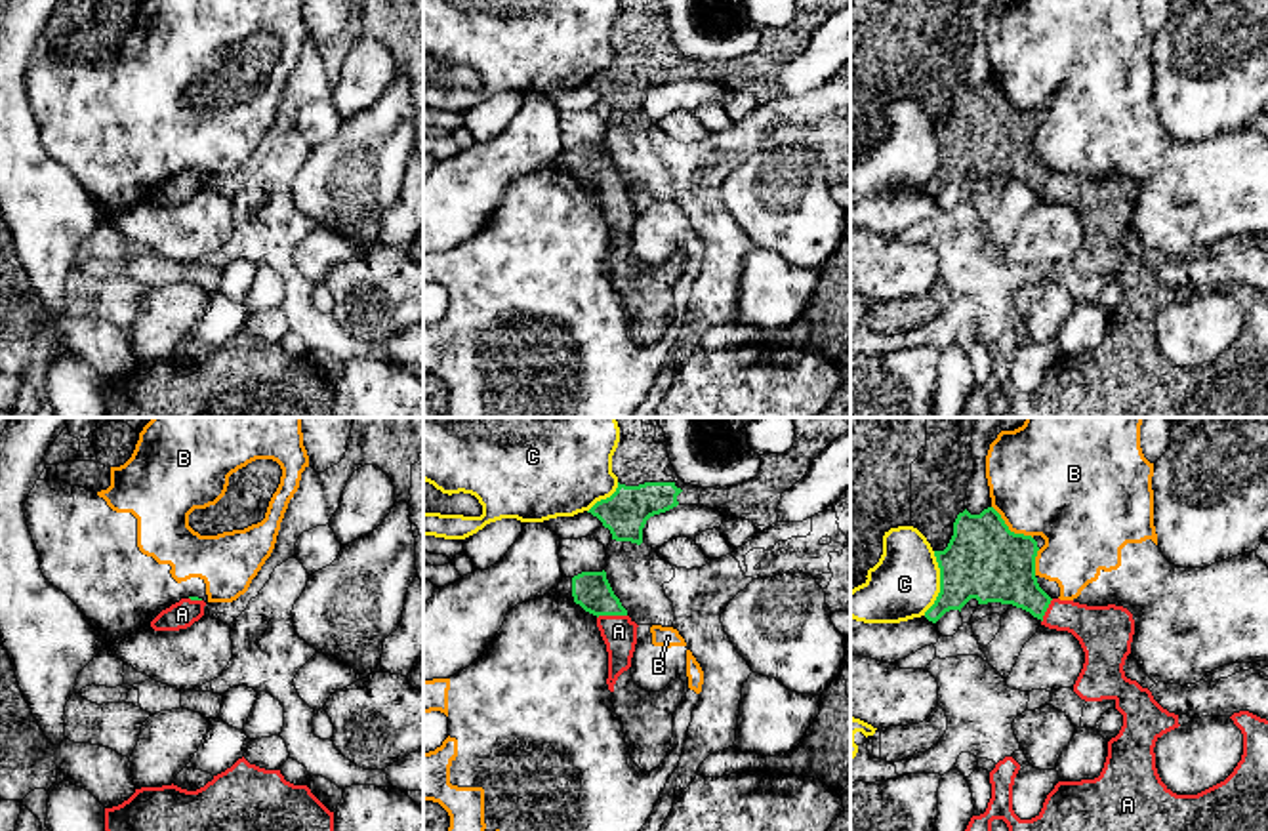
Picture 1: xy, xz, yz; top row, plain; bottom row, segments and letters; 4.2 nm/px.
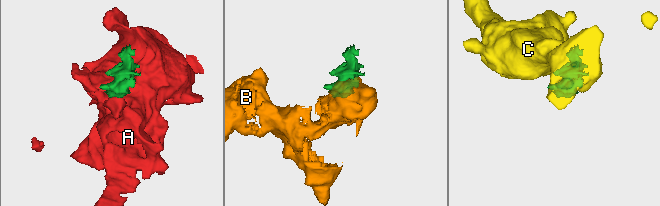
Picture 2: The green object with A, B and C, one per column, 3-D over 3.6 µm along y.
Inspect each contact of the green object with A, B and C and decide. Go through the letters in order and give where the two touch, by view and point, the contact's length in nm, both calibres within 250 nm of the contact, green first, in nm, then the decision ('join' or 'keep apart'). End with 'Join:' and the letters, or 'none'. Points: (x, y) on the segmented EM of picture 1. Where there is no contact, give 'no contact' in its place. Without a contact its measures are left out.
A: meets green in xz at (611, 614); contact 130 nm long; 160 nm thick on the green side, 140 nm on the other; join
B: meets green in yz at (1007, 528); contact 220 nm long; 320 nm thick on the green side, 460 nm on the other; keep apart
C: meets green in yz at (940, 584); contact 280 nm long; 320 nm thick on the green side, 300 nm on the other; keep apart
Join: A

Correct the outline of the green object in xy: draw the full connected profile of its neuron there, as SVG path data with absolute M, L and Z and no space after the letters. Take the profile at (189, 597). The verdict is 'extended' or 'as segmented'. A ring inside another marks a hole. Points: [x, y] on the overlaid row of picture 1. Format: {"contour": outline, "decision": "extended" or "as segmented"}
{"contour": "M198 597L181 598L170 608L162 610L153 621L154 631L179 631L191 627L204 616L206 602Z", "decision": "extended"}

